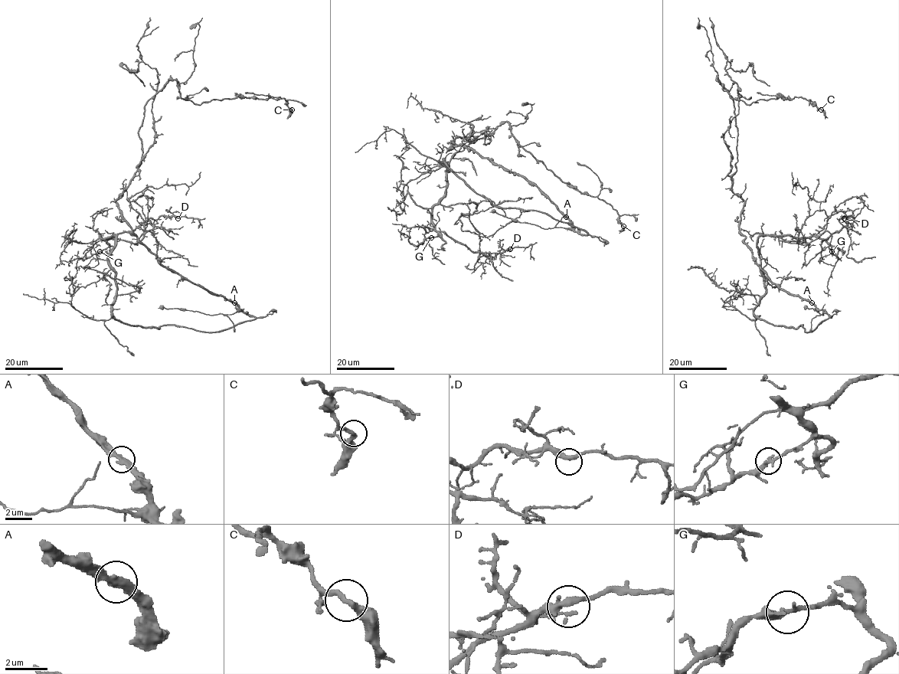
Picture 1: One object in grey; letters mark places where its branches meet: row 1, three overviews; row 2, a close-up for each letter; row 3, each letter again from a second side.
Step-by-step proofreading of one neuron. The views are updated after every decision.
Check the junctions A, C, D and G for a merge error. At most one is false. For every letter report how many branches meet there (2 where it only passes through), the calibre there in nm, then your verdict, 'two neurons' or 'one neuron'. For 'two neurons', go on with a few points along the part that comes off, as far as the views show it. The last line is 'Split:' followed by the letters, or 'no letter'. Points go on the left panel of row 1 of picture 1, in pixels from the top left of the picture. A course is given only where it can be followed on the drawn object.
A: branches 2; calibre 280 nm; one neuron
C: branches 2; calibre 280 nm; one neuron
D: branches 2; calibre 280 nm; one neuron
G: branches 2; calibre 280 nm; one neuron
Split: no letter

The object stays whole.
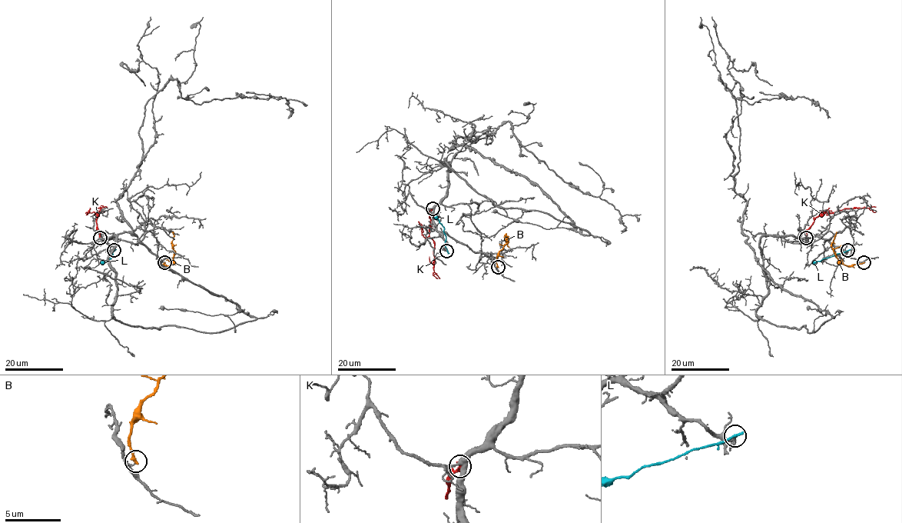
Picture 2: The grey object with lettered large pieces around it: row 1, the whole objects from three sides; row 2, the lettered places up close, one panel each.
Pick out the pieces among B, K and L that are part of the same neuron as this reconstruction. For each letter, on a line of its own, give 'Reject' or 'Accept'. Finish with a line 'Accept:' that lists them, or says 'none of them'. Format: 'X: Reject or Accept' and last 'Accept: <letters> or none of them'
B: Reject
K: Reject
L: Reject
Accept: none of them

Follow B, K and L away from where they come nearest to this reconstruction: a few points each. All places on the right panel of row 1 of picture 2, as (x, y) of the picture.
B: (863, 262), (850, 265), (840, 262), (832, 247), (836, 231)
K: (805, 238), (806, 230), (814, 220), (825, 213), (853, 208), (868, 208), (876, 212)
L: (848, 250), (813, 263)

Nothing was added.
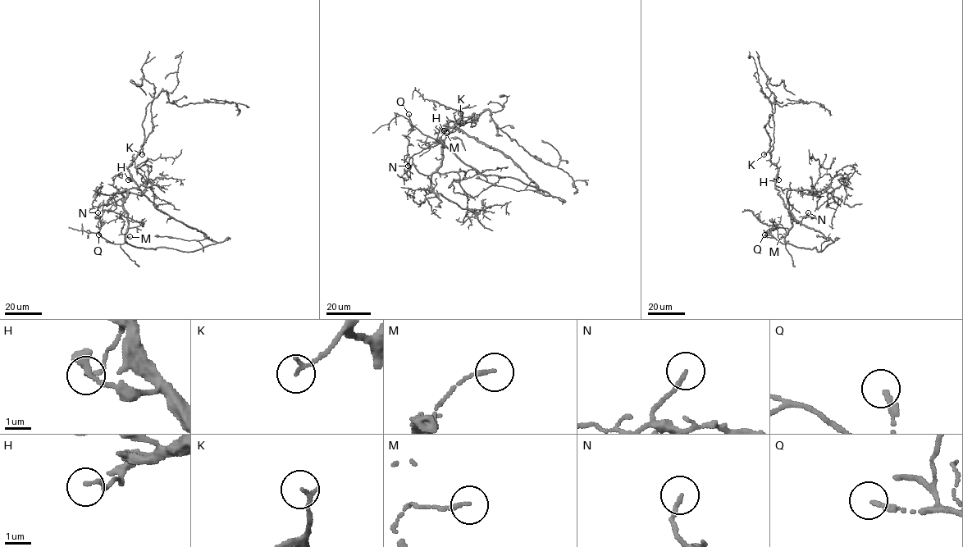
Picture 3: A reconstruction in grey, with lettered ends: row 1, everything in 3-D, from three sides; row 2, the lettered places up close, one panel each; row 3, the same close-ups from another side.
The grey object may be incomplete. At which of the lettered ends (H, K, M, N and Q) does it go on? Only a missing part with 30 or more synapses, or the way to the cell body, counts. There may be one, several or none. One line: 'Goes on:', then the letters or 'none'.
Goes on: Q

